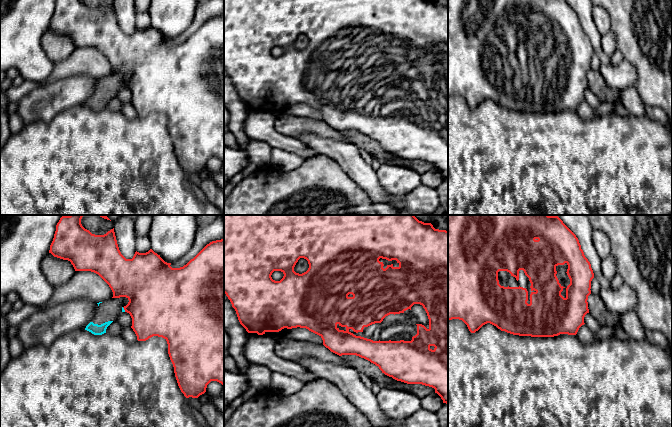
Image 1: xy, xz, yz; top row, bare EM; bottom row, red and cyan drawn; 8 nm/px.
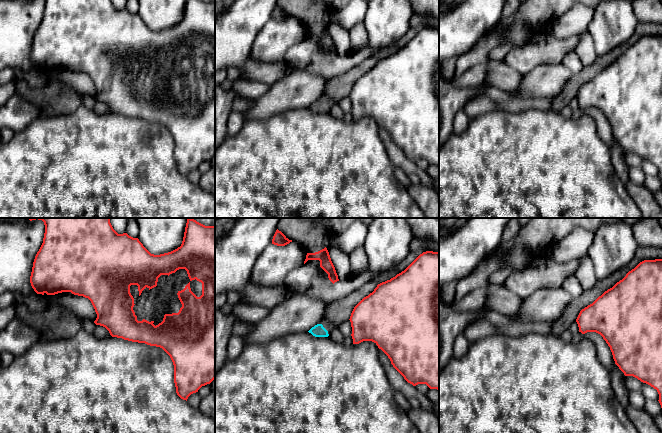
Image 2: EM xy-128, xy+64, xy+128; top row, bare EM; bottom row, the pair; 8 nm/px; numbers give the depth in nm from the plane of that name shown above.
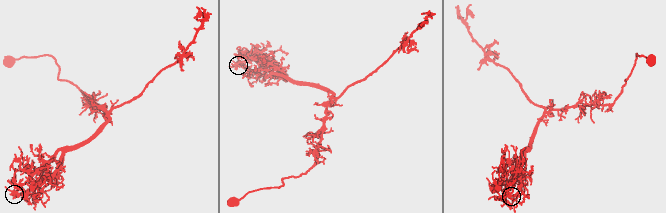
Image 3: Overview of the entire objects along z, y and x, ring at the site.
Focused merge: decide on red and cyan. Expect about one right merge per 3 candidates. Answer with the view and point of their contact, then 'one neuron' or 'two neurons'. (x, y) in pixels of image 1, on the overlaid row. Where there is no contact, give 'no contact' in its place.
contact xy (124, 309); two neurons

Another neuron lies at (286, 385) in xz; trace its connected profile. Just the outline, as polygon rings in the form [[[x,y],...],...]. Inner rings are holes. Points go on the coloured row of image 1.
[[[272,373],[269,389],[276,389],[282,396],[287,397],[298,392],[304,384],[305,382],[303,380],[281,373]]]

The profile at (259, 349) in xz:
[[[266,334],[249,336],[243,349],[244,357],[251,364],[266,366],[273,373],[291,376],[305,383],[316,380],[318,377],[314,373],[309,372],[297,362],[285,360],[275,354],[274,347],[279,339],[278,336]]]

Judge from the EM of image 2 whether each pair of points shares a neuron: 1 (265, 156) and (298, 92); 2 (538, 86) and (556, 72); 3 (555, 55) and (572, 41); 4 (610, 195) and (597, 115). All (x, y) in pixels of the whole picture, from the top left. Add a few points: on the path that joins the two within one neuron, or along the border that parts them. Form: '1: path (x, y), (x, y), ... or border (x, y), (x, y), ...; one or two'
1: border (307, 106), (286, 109), (273, 113), (267, 118); two
2: path (542, 82), (552, 76); one
3: path (559, 51), (565, 45), (568, 45); one
4: border (592, 117), (597, 135), (609, 148); two

